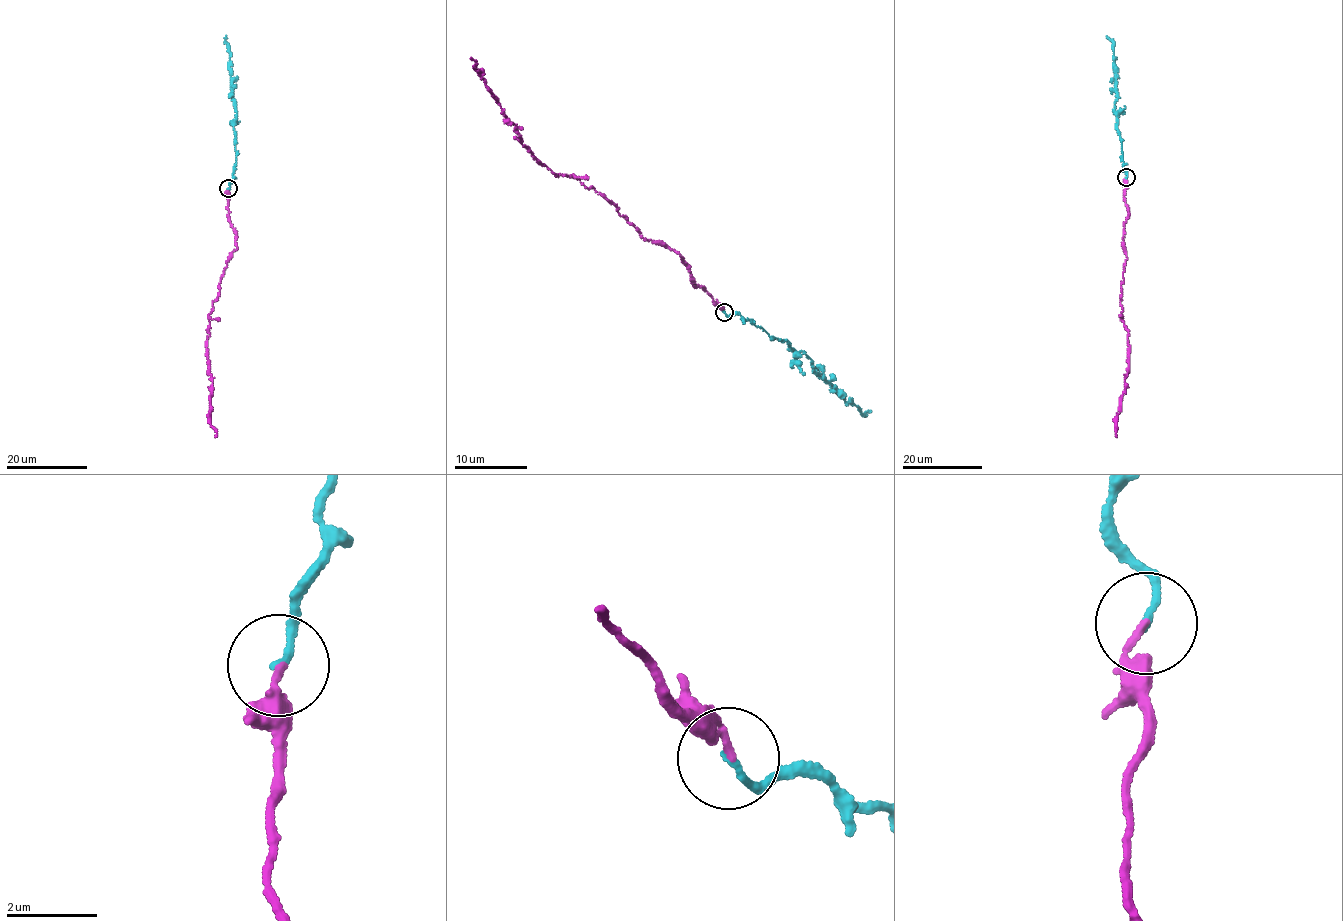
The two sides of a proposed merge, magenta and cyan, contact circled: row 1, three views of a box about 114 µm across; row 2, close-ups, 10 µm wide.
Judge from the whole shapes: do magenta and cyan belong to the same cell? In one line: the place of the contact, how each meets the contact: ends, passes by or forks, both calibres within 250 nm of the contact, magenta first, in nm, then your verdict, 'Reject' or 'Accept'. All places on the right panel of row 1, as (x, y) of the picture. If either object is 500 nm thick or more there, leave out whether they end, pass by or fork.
Place: (1126, 177). At the ring magenta ends. At the ring cyan ends. Thickness 130 nm (magenta) against 150 nm. Accept

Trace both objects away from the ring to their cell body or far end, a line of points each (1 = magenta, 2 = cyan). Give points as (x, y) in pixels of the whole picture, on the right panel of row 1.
1: (1126, 177), (1124, 200), (1129, 213), (1124, 224), (1126, 255), (1119, 302), (1128, 331), (1128, 370), (1115, 437)
2: (1126, 177), (1114, 109), (1118, 94), (1113, 42), (1107, 36)

